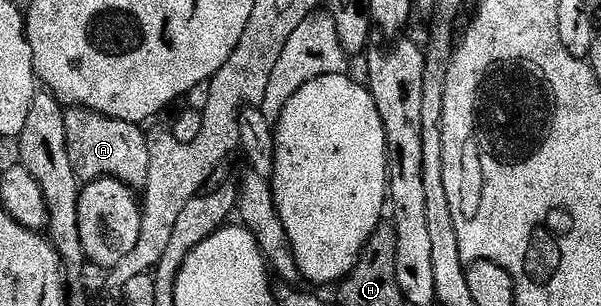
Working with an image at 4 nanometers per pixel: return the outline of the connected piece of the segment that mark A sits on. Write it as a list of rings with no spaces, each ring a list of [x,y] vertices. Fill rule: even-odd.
[[[78,106],[68,107],[63,117],[69,162],[73,162],[73,170],[80,181],[111,177],[134,190],[142,189],[146,185],[151,155],[147,145],[147,132],[140,125],[114,120],[102,116],[99,112],[90,112],[88,108]]]

